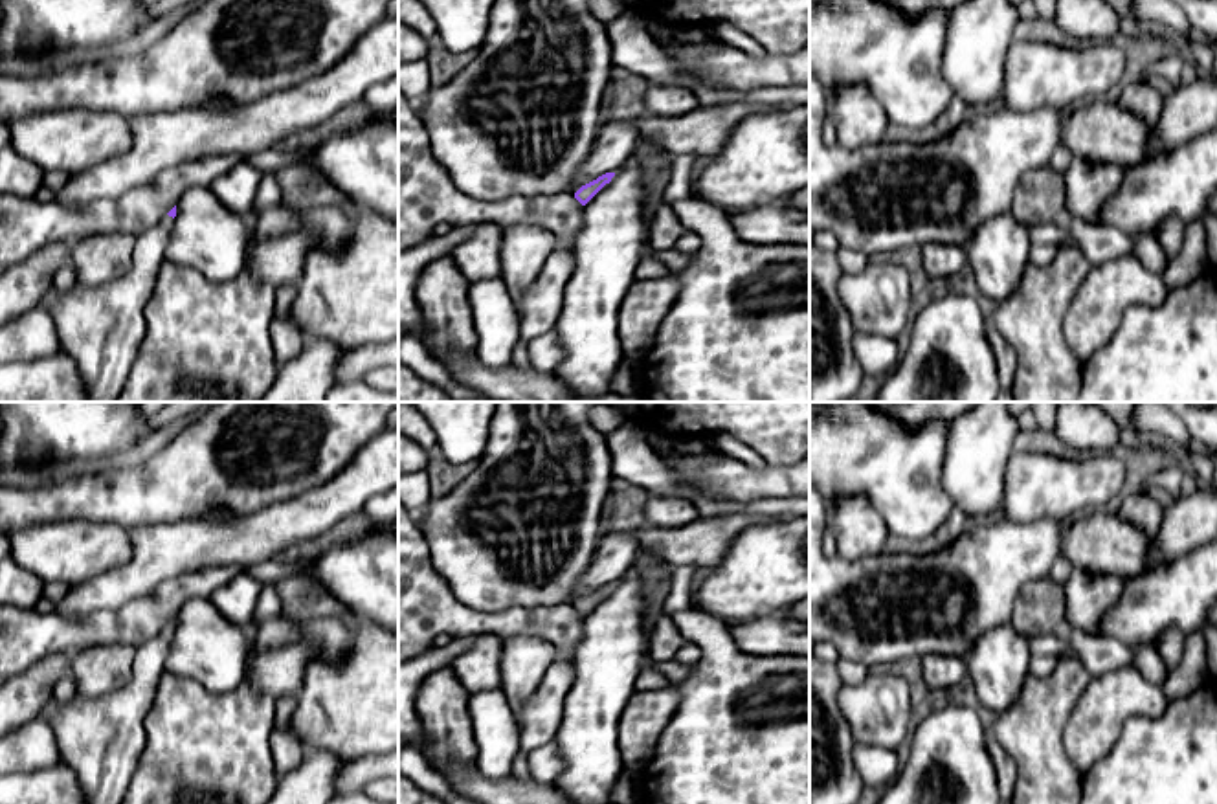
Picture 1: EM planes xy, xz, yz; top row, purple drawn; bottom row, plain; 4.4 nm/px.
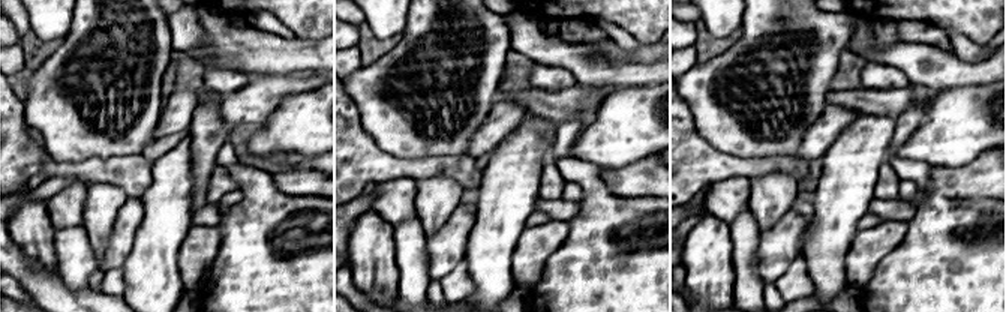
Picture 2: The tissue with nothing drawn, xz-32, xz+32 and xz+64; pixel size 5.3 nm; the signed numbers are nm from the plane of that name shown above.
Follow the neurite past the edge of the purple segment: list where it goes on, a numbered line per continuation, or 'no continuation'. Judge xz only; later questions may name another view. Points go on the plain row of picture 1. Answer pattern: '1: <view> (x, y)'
no continuation

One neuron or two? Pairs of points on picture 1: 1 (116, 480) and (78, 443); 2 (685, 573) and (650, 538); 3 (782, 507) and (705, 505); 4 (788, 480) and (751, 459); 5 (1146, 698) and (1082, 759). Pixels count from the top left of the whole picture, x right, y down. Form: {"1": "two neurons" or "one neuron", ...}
{"1": "two neurons", "2": "two neurons", "3": "one neuron", "4": "two neurons", "5": "one neuron"}

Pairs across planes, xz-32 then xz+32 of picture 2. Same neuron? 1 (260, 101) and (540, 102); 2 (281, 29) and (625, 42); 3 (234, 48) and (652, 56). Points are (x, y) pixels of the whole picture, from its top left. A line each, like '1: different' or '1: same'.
1: same
2: same
3: same

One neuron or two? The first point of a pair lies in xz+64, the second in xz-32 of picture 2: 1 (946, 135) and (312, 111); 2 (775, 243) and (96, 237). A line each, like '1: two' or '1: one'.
1: one
2: two

